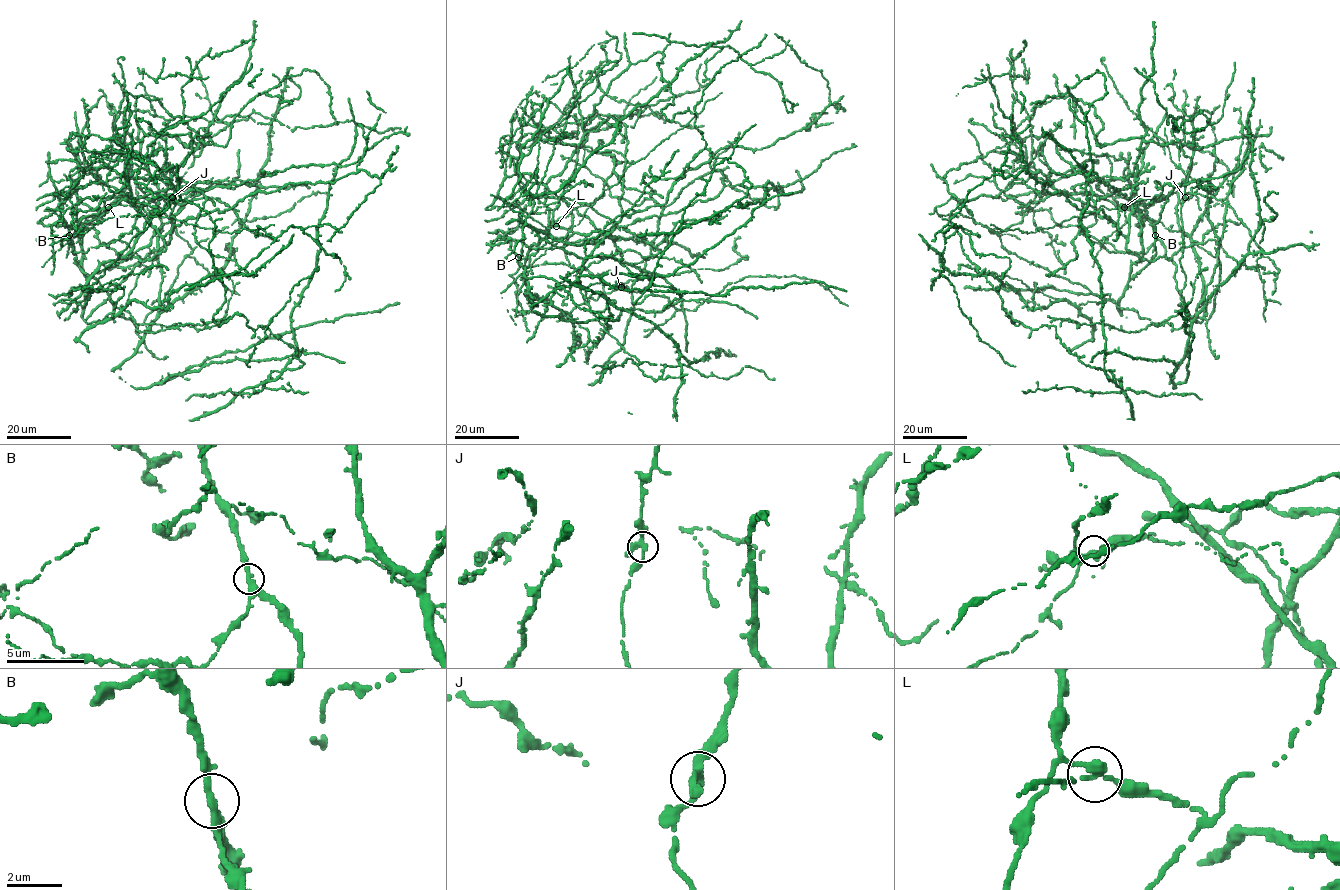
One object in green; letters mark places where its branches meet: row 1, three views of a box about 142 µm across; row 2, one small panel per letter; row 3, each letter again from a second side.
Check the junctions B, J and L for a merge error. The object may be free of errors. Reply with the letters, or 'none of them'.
L

